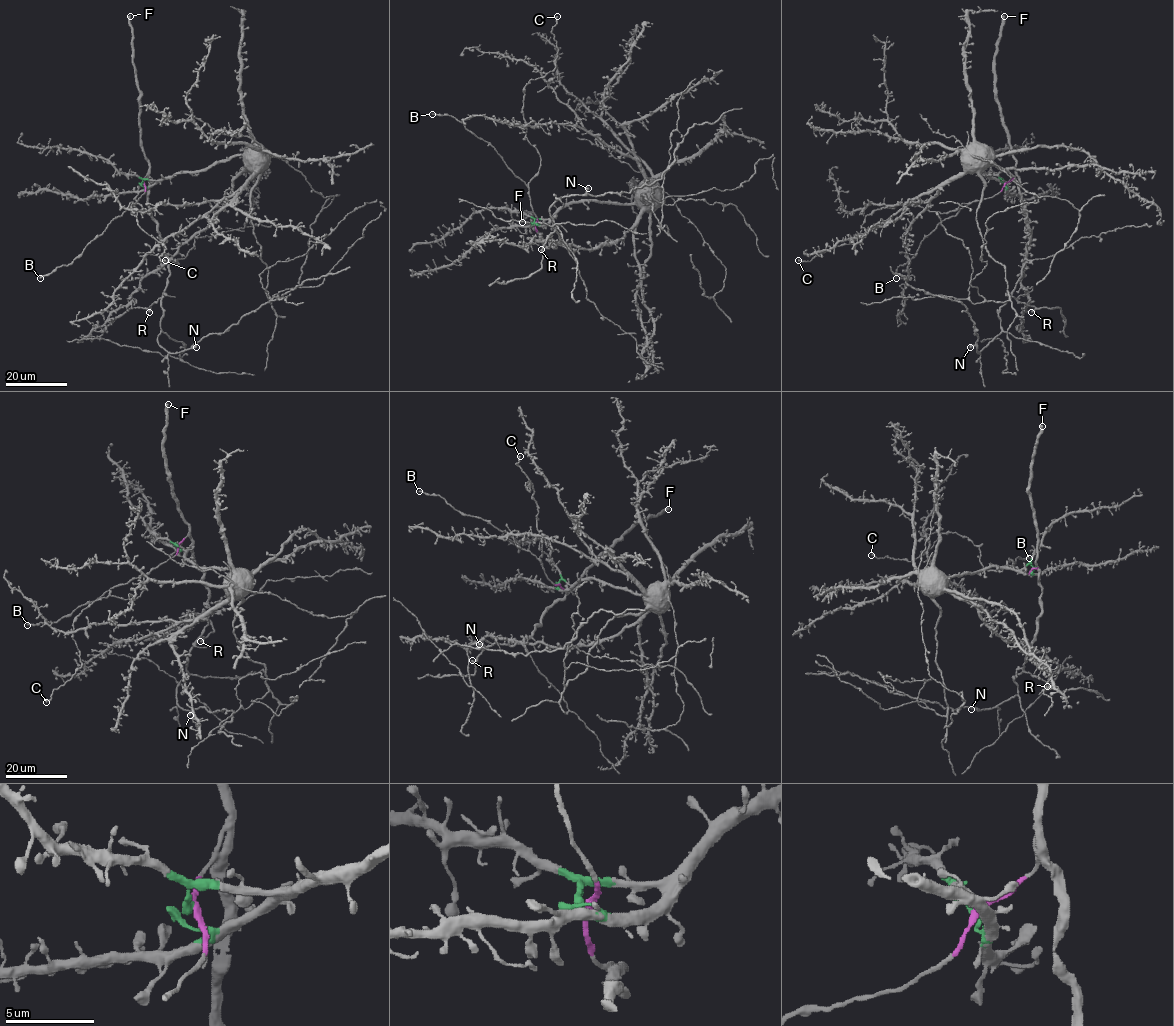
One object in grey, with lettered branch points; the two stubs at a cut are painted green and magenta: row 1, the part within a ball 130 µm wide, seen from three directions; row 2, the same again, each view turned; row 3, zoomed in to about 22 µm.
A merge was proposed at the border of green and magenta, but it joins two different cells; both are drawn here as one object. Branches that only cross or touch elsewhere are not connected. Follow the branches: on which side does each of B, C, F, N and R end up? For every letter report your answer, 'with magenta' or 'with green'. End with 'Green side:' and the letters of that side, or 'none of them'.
B: with magenta
C: with magenta
F: with magenta
N: with magenta
R: with magenta
Green side: none of them

